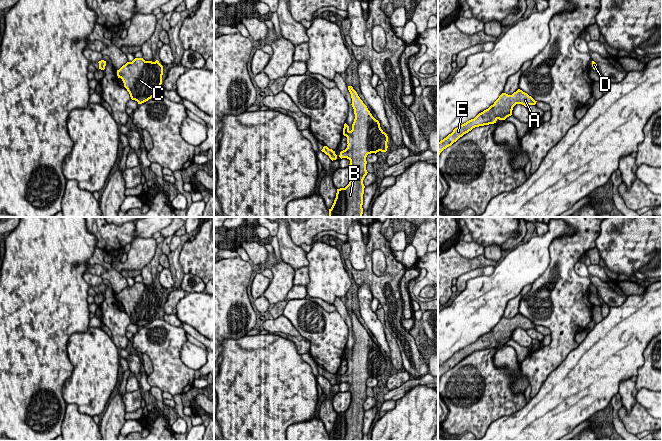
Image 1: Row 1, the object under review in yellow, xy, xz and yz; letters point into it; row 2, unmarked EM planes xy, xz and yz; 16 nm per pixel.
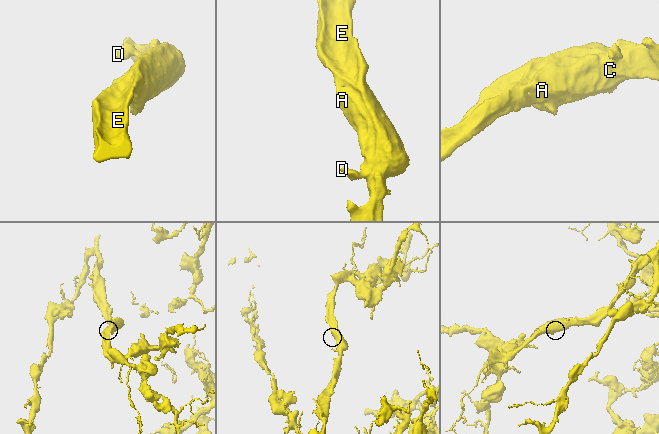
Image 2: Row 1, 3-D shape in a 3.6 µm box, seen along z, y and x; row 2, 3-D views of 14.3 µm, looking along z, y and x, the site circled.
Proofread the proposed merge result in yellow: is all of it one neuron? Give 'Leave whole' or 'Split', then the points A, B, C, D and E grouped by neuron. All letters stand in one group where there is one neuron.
Leave whole. Groups: A B C D E

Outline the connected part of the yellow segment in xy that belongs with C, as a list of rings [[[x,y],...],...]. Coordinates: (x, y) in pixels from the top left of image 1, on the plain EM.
[[[135,282],[127,286],[117,294],[118,302],[121,302],[124,311],[132,324],[142,328],[161,314],[163,290],[158,284],[145,285],[143,282]]]

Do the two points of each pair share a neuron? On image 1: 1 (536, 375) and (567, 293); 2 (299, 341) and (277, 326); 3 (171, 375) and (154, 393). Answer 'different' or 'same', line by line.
1: same
2: same
3: different

